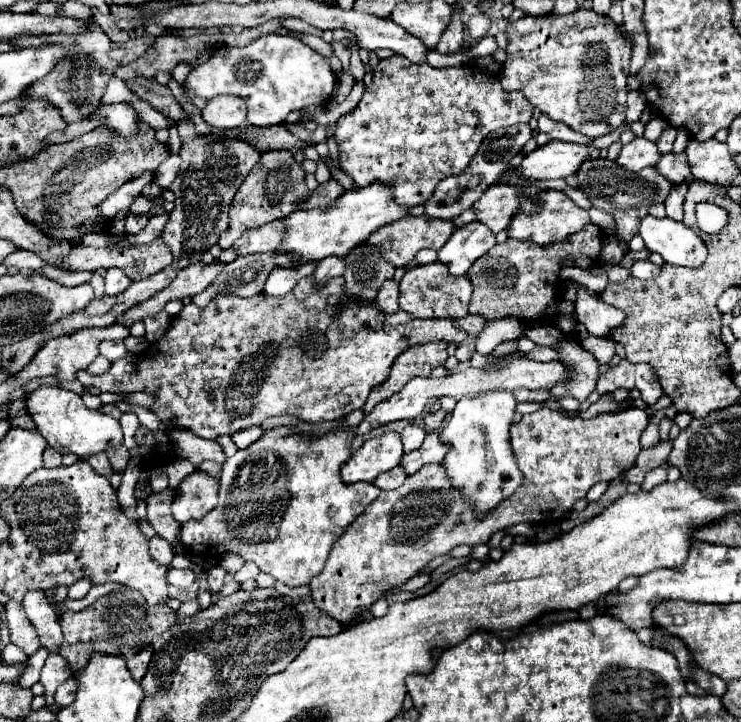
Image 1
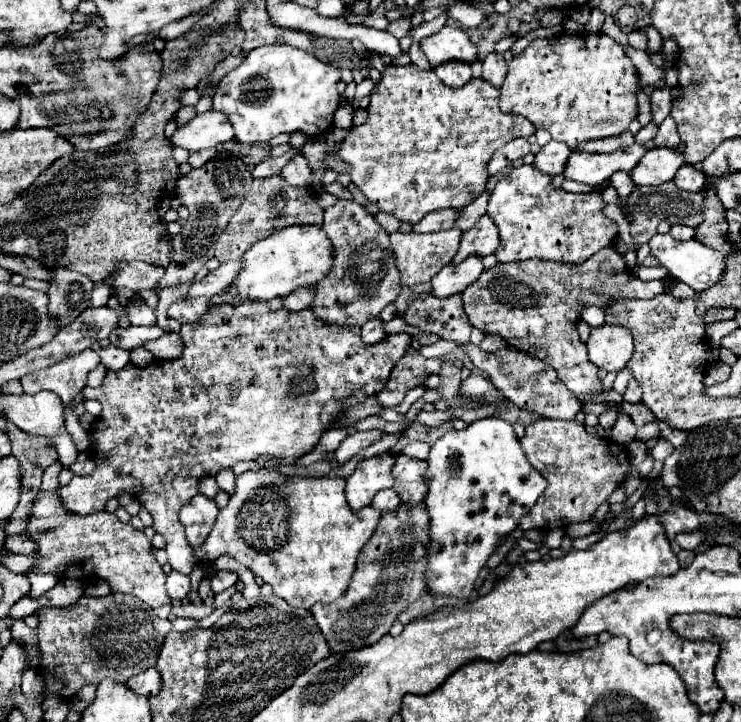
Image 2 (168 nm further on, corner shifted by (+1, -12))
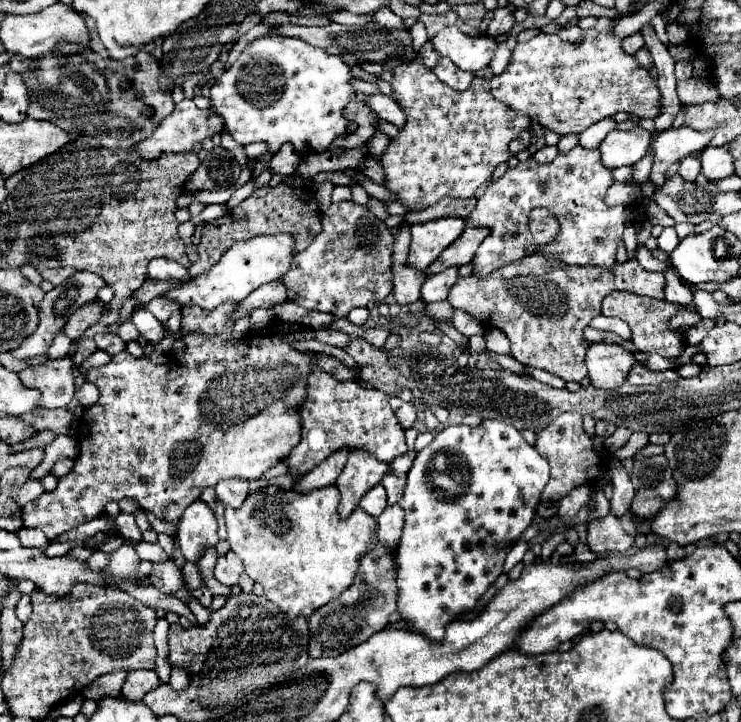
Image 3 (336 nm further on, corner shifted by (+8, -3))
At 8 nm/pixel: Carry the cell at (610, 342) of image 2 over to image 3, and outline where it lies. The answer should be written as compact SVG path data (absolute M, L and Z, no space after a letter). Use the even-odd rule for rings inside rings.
M590 343L586 353L586 365L592 387L604 391L620 387L626 381L634 361L634 355L622 345Z

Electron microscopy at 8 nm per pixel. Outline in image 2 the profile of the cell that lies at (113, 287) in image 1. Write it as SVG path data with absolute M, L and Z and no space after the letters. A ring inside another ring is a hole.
M133 296L133 300L129 300L129 304L125 306L129 322L135 324L145 324L145 326L153 326L155 324L155 310L139 296Z

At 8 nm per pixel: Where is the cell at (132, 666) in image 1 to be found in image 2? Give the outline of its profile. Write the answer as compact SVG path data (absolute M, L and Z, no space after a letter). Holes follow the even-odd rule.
M155 668L145 670L139 676L133 676L127 686L135 692L135 694L143 694L143 696L155 696L161 690L161 676Z

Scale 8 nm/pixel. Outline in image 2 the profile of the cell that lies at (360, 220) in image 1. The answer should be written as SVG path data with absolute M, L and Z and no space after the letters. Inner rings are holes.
M289 226L281 228L265 240L259 240L243 254L243 270L235 278L235 294L221 292L211 298L211 304L239 304L245 300L265 300L275 296L289 296L295 288L323 280L333 264L333 242L325 236L321 226Z

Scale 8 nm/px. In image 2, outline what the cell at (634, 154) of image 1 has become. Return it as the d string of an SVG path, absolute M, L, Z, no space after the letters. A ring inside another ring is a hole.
M653 148L653 150L645 152L645 156L637 162L637 166L629 172L629 176L635 184L659 186L667 180L673 180L675 172L683 164L685 164L685 160L679 150Z

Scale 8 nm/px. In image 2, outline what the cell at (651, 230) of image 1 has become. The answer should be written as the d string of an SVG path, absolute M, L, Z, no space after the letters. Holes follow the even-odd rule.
M655 234L651 240L649 240L649 246L651 246L651 256L659 260L661 266L667 268L667 272L679 280L679 282L685 282L689 284L693 290L705 290L709 286L713 286L721 274L723 274L723 258L725 258L725 252L715 252L711 248L705 248L701 242L697 240L675 240L673 236L669 234Z

